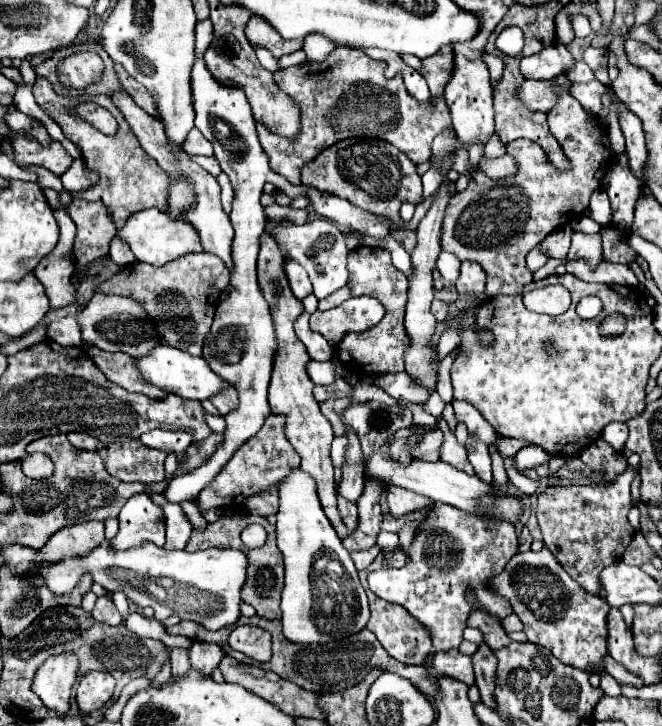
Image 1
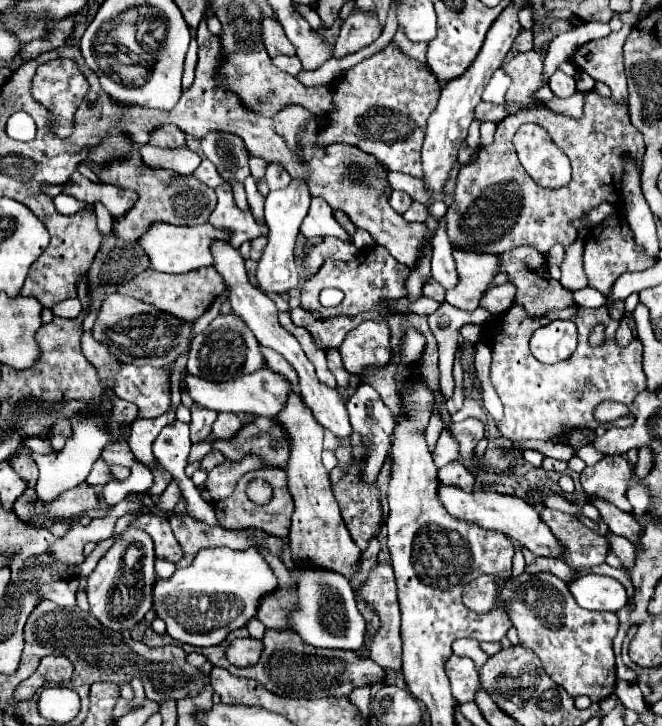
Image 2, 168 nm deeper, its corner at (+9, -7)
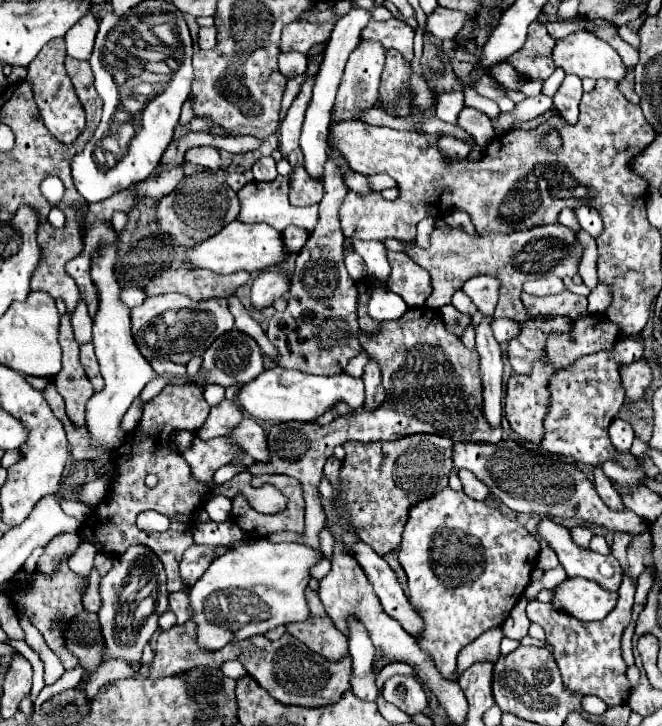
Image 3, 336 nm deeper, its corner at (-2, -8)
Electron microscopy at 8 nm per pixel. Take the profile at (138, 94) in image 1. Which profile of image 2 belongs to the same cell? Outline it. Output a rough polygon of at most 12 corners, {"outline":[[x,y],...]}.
{"outline":[[165,124],[151,132],[151,144],[159,148],[187,146],[177,126]]}

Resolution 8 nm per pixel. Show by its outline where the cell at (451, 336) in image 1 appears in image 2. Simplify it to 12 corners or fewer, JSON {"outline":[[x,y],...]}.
{"outline":[[453,248],[459,284],[445,300],[473,312],[497,274],[493,254]]}

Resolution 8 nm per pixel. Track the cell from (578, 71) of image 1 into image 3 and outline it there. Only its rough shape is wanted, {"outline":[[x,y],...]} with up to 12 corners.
{"outline":[[566,75],[554,95],[554,107],[568,123],[578,119],[582,81]]}

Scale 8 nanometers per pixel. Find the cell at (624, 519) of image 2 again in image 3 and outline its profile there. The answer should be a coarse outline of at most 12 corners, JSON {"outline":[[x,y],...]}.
{"outline":[[594,469],[594,487],[600,499],[614,511],[622,511],[620,495],[612,481]]}

